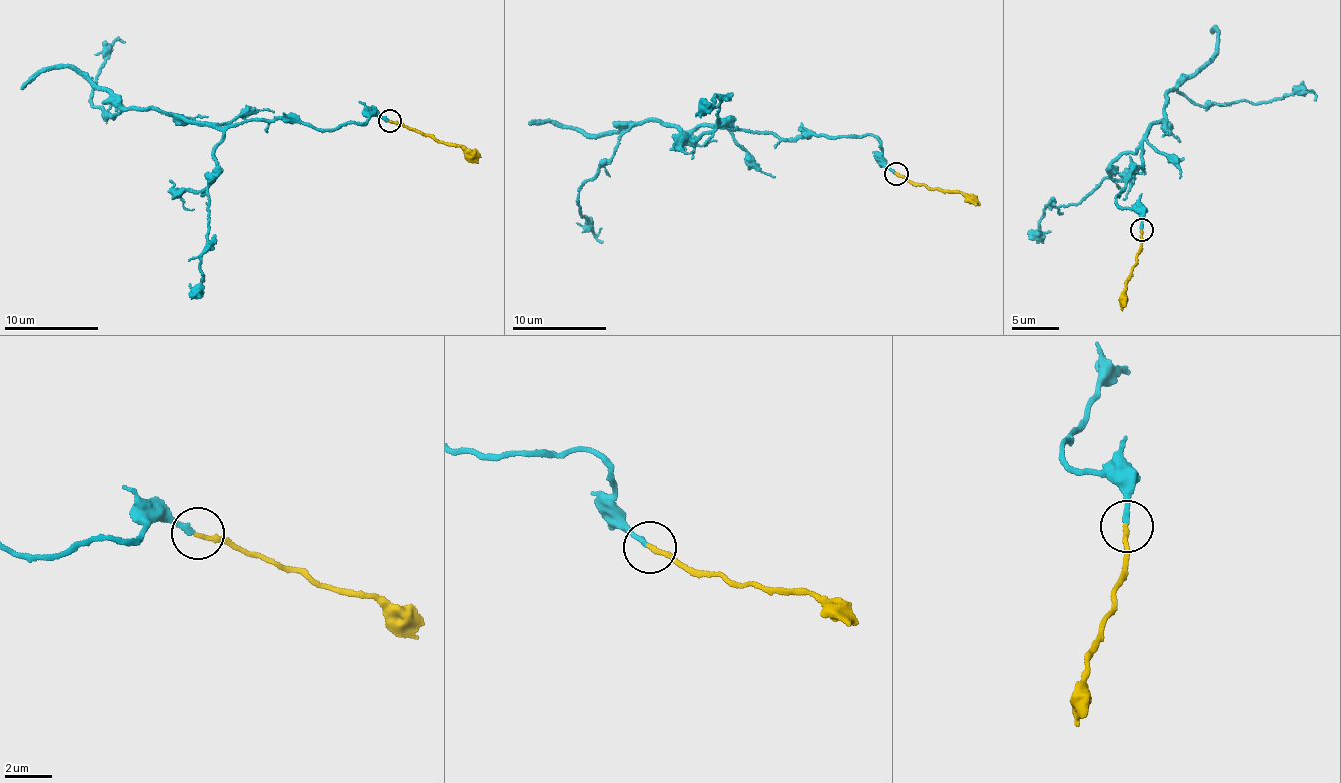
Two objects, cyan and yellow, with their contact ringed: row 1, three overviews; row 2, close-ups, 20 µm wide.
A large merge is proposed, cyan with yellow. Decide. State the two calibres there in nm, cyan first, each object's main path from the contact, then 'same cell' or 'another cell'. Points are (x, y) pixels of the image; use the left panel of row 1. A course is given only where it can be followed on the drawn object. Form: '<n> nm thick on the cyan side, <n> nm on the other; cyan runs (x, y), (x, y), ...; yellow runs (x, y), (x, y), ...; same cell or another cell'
200 nm thick on the cyan side, 190 nm on the other; cyan runs (389, 120), (331, 129), (282, 117), (225, 127), (132, 108), (111, 117), (91, 97), (107, 50), (124, 42); yellow runs (389, 120), (446, 143), (465, 146), (481, 156); same cell

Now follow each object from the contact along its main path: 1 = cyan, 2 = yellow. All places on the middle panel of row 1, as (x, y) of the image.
1: (895, 174), (875, 137), (787, 140), (645, 119), (620, 137), (578, 199), (602, 242)
2: (895, 174), (949, 192), (967, 194), (980, 204)

